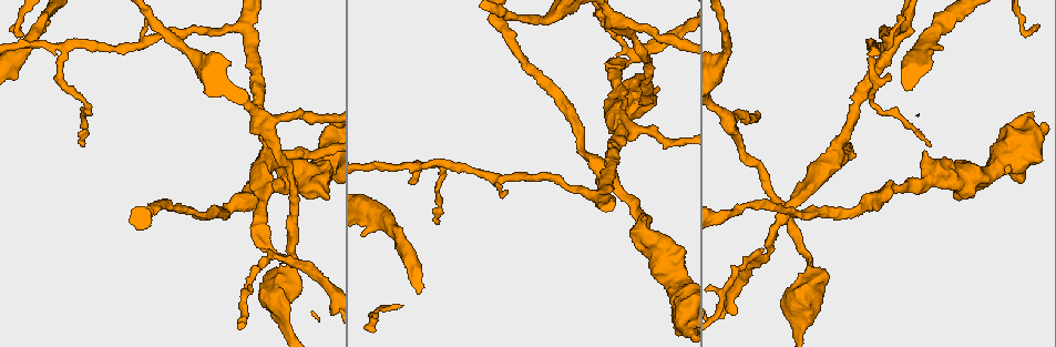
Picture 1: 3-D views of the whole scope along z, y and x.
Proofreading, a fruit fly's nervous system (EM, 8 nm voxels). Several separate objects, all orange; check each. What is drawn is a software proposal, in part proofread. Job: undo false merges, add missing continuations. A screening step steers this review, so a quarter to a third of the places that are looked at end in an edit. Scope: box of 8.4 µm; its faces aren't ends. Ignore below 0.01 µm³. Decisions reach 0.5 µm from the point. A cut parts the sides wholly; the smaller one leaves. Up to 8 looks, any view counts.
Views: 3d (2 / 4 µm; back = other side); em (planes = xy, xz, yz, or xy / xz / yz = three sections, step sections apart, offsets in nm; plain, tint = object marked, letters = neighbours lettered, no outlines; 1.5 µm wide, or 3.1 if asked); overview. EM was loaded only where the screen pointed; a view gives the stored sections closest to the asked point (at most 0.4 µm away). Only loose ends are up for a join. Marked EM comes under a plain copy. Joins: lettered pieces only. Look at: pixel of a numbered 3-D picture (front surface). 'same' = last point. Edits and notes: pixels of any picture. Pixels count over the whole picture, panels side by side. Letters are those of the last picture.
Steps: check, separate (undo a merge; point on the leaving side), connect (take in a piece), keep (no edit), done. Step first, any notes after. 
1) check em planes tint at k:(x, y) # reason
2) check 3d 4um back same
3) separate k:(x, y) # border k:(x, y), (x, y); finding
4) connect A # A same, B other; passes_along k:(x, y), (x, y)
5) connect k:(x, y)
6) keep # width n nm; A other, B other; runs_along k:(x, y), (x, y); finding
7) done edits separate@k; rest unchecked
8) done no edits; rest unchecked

check em planes tint at 1:(744, 205) # thin neck

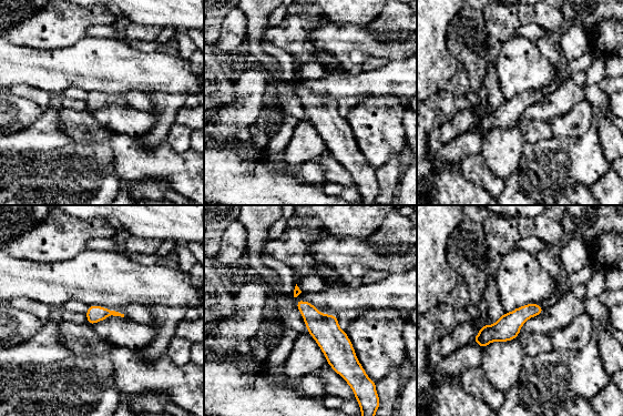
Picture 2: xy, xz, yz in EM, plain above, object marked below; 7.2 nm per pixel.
check em planes letters same # see the neighbours

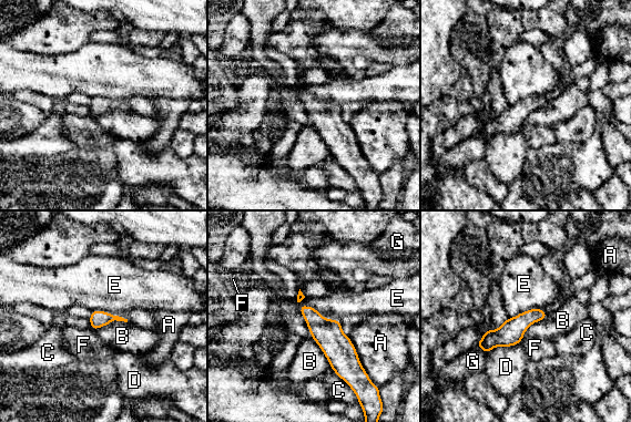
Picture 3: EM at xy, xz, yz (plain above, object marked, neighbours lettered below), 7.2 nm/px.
keep # width 120 nm; A other, B other, C other, D other, E other, F other, G other; border 3:(299, 306), (339, 321); all the same neuron

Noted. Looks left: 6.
check em planes letters at 1:(643, 220) # free end

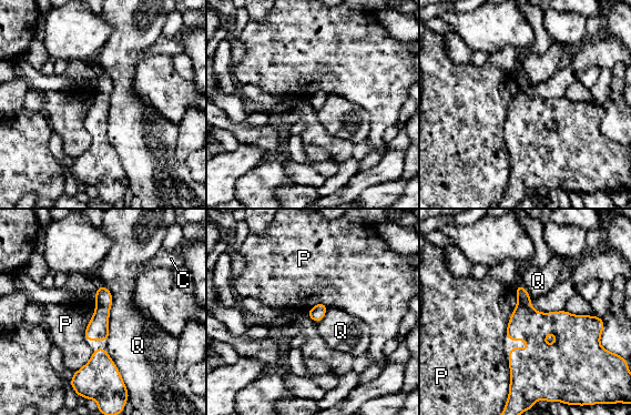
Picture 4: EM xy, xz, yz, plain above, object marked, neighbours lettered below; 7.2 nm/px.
keep # C other, P other, Q other; border 4:(516, 287), (517, 303), (505, 337); none of them fits

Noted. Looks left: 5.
check em xy step 8 tint at 1:(815, 181) # thick turns thin

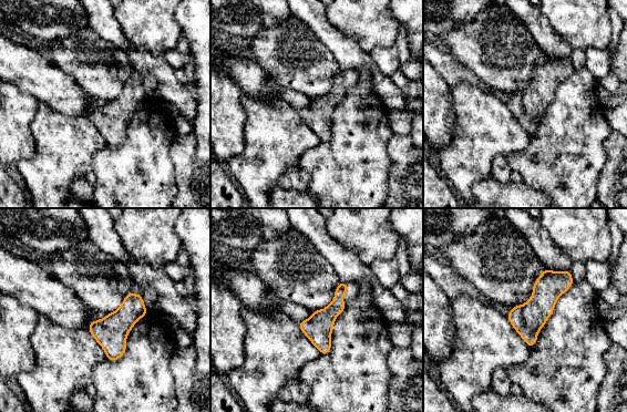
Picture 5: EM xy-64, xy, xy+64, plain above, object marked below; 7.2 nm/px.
check em planes tint same # cut it another way

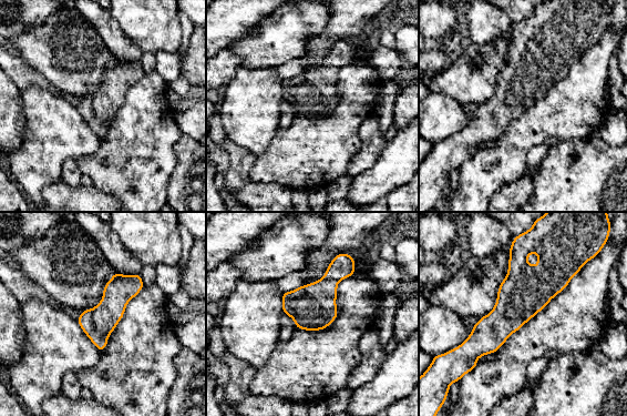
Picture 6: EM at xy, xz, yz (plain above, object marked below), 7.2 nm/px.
check em planes letters same # see the neighbours

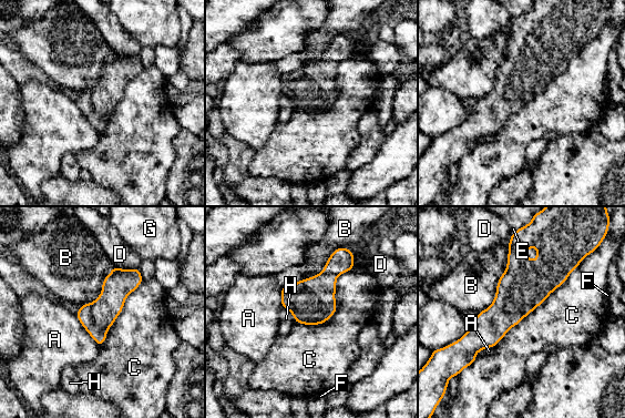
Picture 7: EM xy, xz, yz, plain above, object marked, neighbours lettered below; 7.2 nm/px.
keep # width 360 nm; A other, B other, C other, D other, E other, F other, G other, H other; border 7:(513, 231), (495, 296), (479, 312); continuous, no second neuron

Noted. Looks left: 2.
done no edits; rest unchecked

